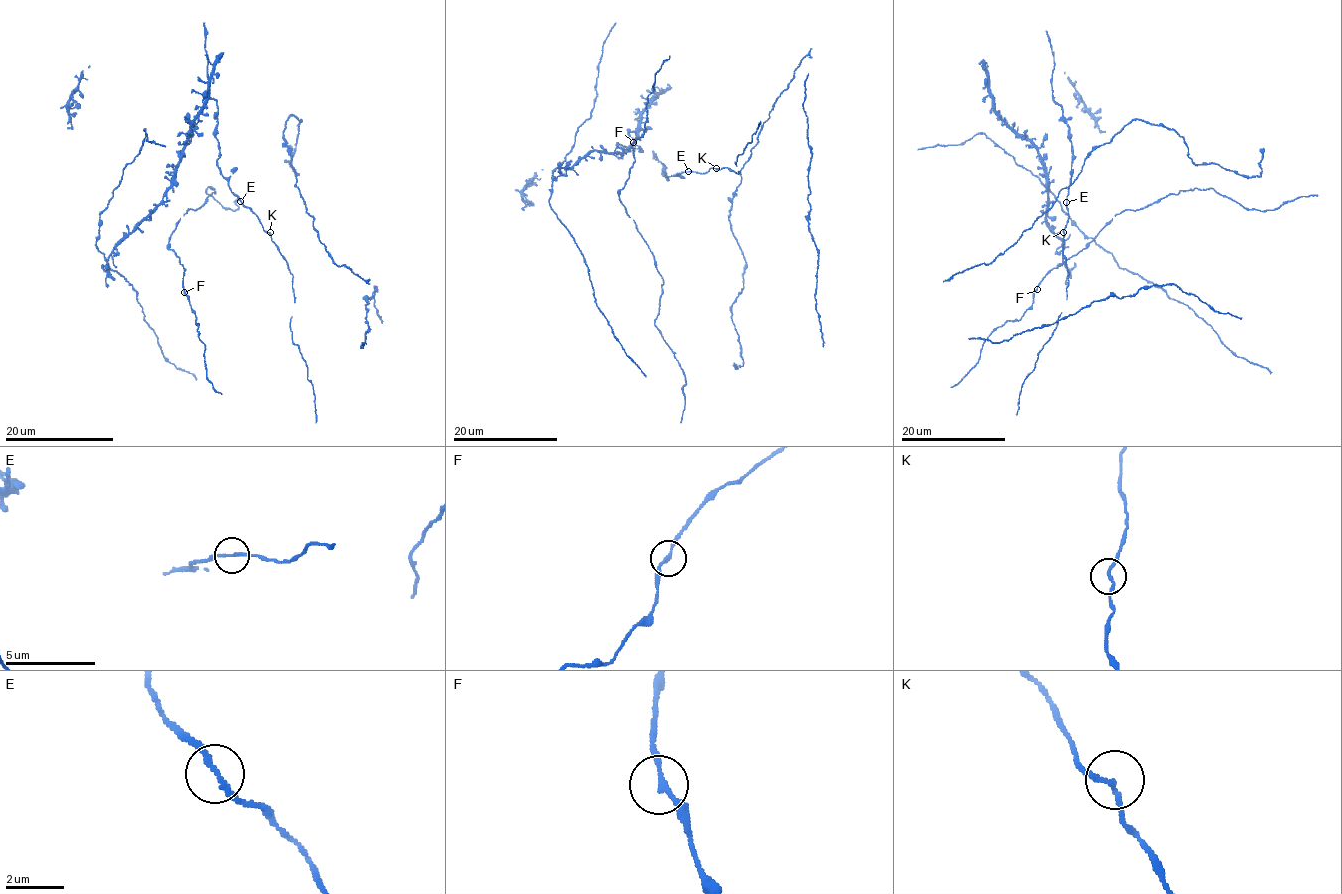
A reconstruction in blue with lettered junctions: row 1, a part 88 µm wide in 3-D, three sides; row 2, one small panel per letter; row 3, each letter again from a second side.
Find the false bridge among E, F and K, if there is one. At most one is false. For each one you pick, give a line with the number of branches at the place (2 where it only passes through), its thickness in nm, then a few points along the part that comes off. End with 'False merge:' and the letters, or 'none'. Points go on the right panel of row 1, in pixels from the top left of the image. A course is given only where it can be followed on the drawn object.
False merge: none

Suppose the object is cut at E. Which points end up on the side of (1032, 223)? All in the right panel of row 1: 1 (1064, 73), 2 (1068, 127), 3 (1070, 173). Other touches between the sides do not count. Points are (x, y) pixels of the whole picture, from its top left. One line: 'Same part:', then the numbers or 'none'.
Same part: 1

